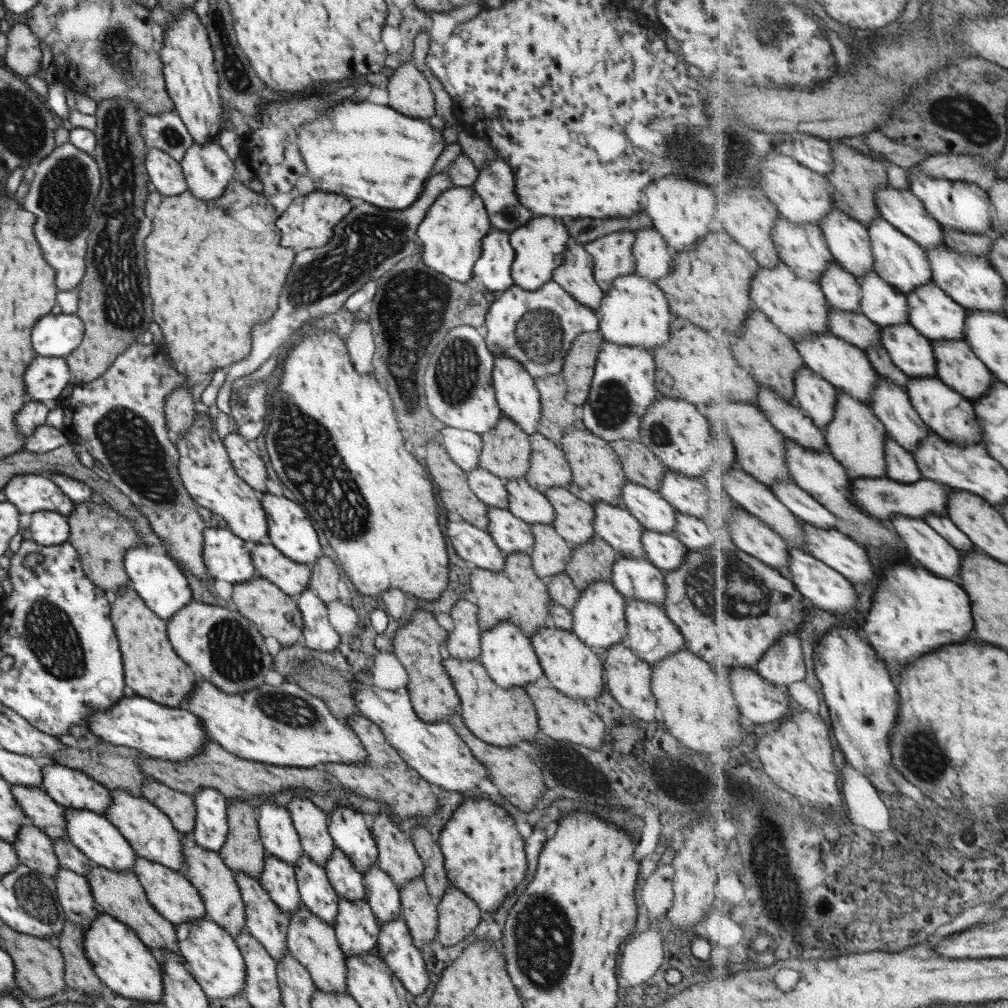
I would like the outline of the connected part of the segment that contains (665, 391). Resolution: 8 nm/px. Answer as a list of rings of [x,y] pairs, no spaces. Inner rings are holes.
[[[673,316],[669,327],[669,340],[663,346],[653,348],[651,350],[653,364],[655,367],[654,379],[655,388],[659,395],[667,398],[675,398],[675,400],[687,400],[689,404],[711,404],[711,402],[749,402],[749,404],[759,403],[759,386],[757,382],[753,380],[753,376],[743,370],[739,366],[739,362],[735,360],[735,354],[733,354],[733,348],[729,344],[727,338],[711,338],[707,332],[695,328],[693,324],[689,324],[687,320],[683,320],[681,316]],[[739,366],[739,392],[735,392],[735,388],[731,386],[733,380],[737,380],[737,372],[731,372],[731,370],[737,370]]]

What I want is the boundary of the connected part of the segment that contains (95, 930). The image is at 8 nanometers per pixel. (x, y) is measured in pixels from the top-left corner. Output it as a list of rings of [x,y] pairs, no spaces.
[[[101,912],[83,934],[83,950],[93,973],[107,990],[141,1004],[157,1004],[163,999],[162,970],[152,952],[124,923]]]

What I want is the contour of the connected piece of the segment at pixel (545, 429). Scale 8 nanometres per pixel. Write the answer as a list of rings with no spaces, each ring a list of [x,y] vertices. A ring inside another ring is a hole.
[[[559,374],[535,378],[534,385],[539,393],[541,416],[537,432],[559,446],[563,432],[571,426],[582,426],[580,419],[573,413],[574,405],[566,399],[565,381]]]

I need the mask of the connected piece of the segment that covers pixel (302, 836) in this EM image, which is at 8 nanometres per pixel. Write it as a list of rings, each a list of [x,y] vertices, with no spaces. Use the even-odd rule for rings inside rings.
[[[293,796],[287,806],[293,828],[296,830],[303,854],[309,856],[315,864],[324,867],[327,858],[331,856],[331,850],[334,848],[333,841],[327,832],[327,820],[325,814],[315,806],[309,799]]]

